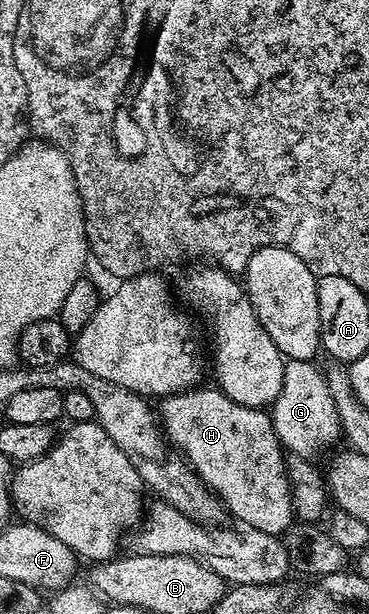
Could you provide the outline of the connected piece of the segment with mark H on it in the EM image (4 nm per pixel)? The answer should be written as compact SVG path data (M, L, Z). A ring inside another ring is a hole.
M198 386L160 401L159 419L163 431L172 447L189 461L189 467L196 472L206 488L225 505L230 517L242 520L246 529L280 537L294 523L295 513L293 498L289 494L289 479L285 473L286 453L273 429L270 413L260 408L239 406L239 402L231 402L231 398L223 395L220 388L205 387Z

